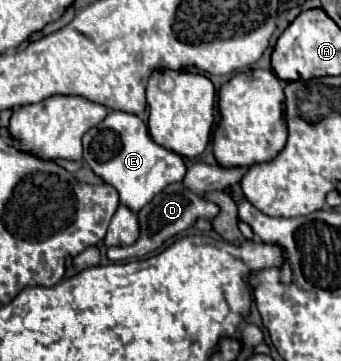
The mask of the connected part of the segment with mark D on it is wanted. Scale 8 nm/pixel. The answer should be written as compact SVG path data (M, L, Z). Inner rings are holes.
M175 182L171 186L167 186L165 190L161 190L139 214L139 228L141 234L137 238L137 242L133 246L121 246L121 248L109 248L107 250L107 258L111 262L123 262L123 260L131 260L131 258L141 258L141 256L149 256L151 252L155 252L157 248L161 248L161 244L165 244L169 238L177 236L179 232L195 226L197 220L205 218L205 220L213 220L219 214L219 206L205 200L201 194L191 192L187 186L183 186L181 182Z

